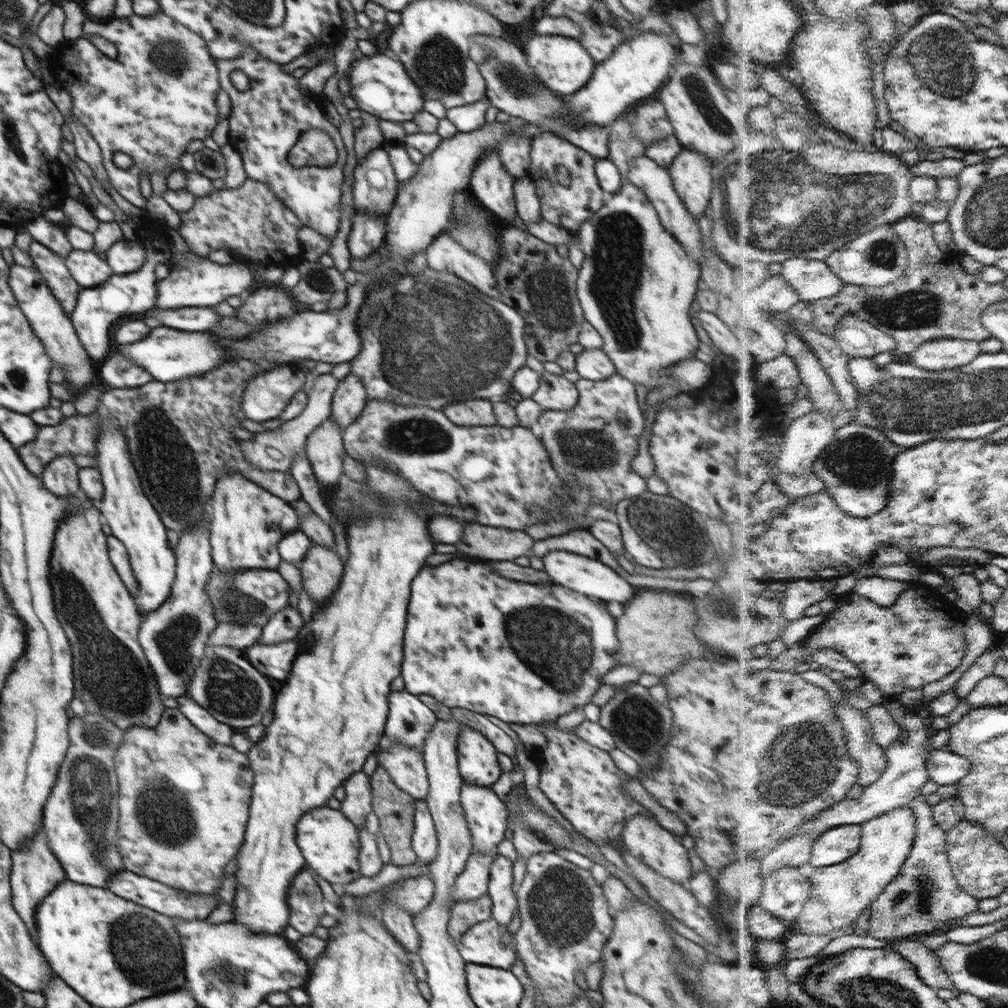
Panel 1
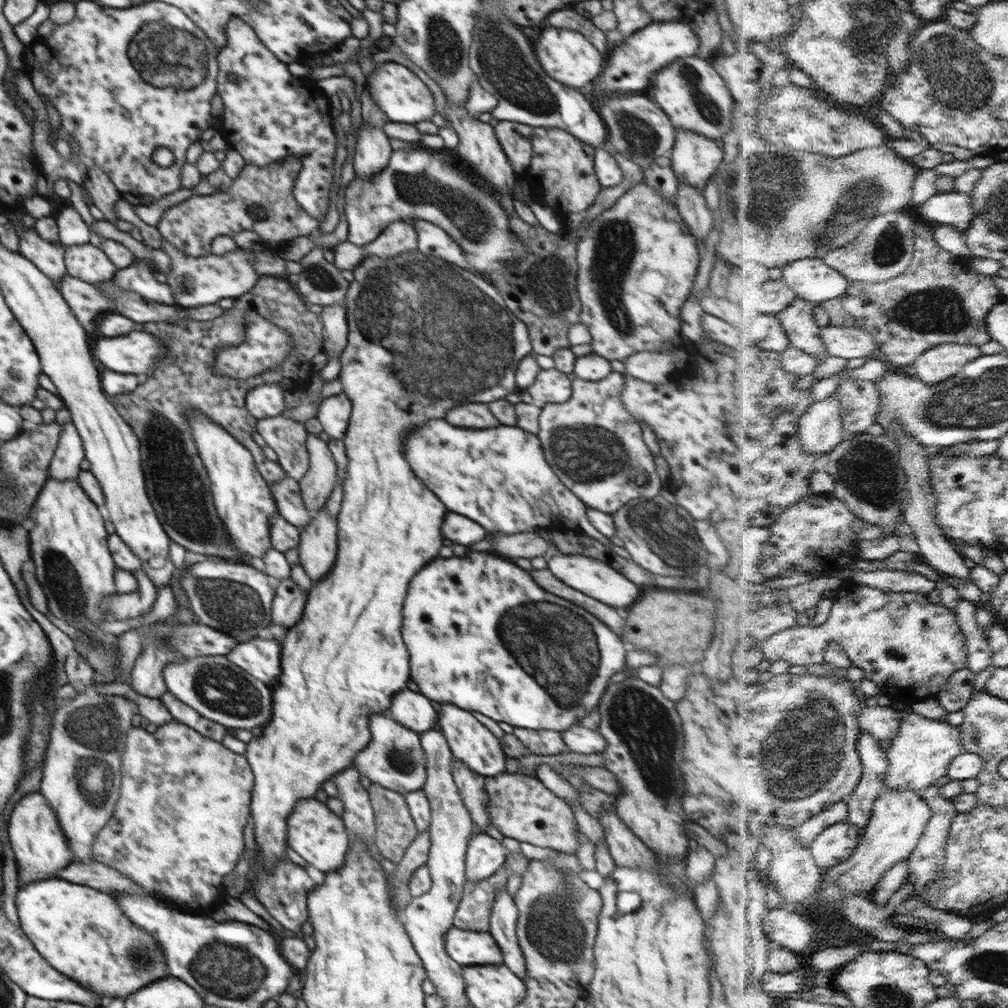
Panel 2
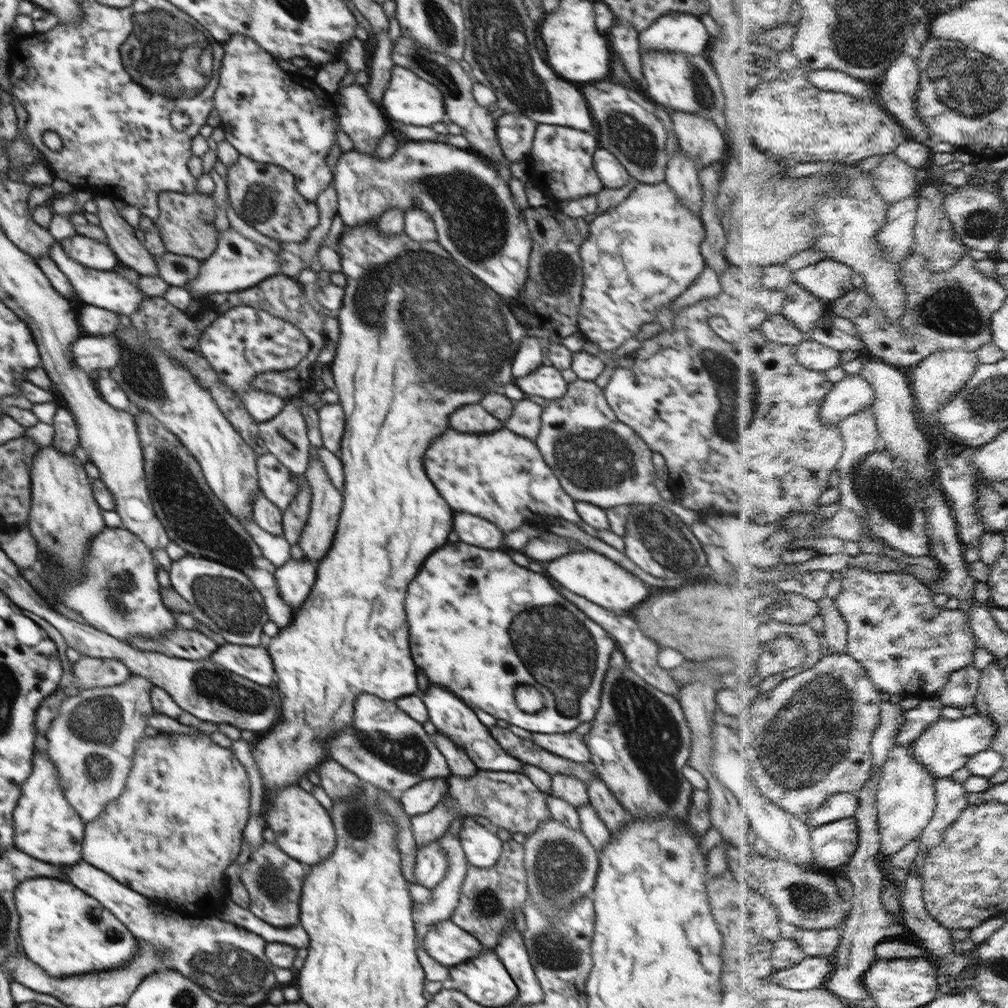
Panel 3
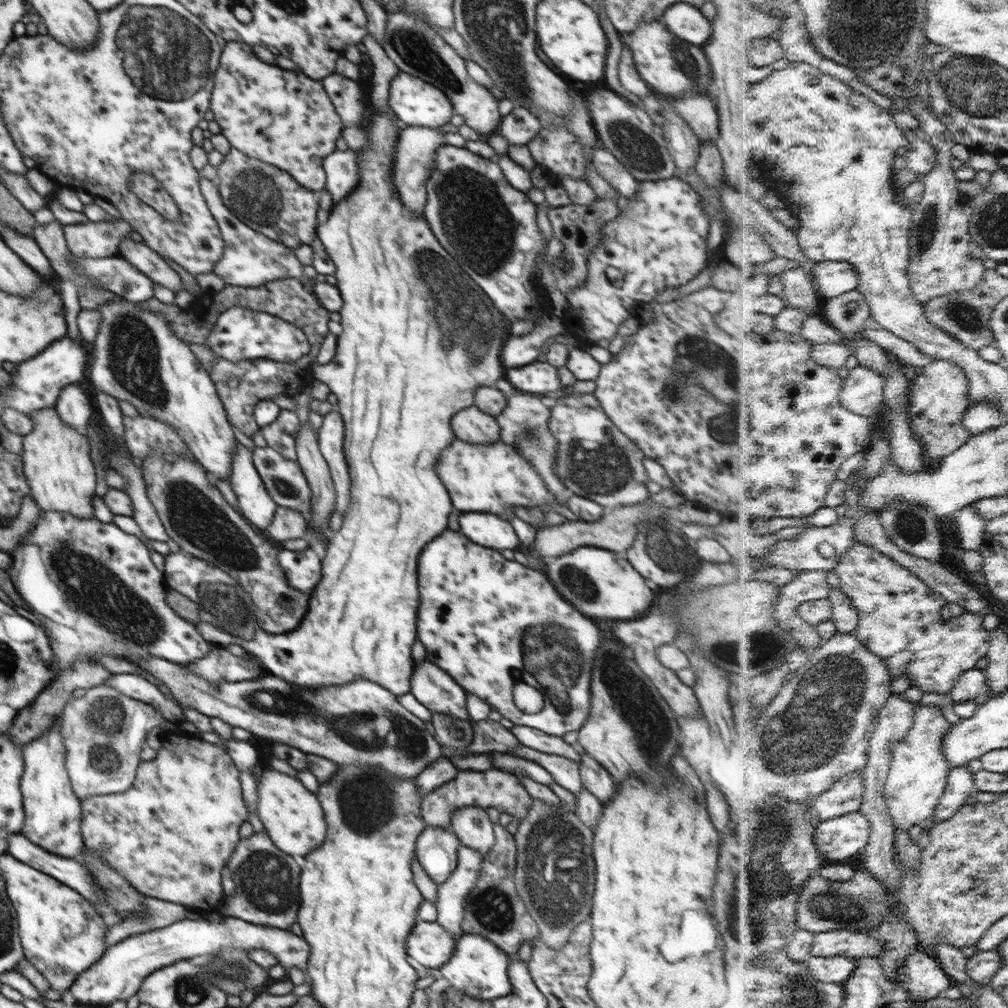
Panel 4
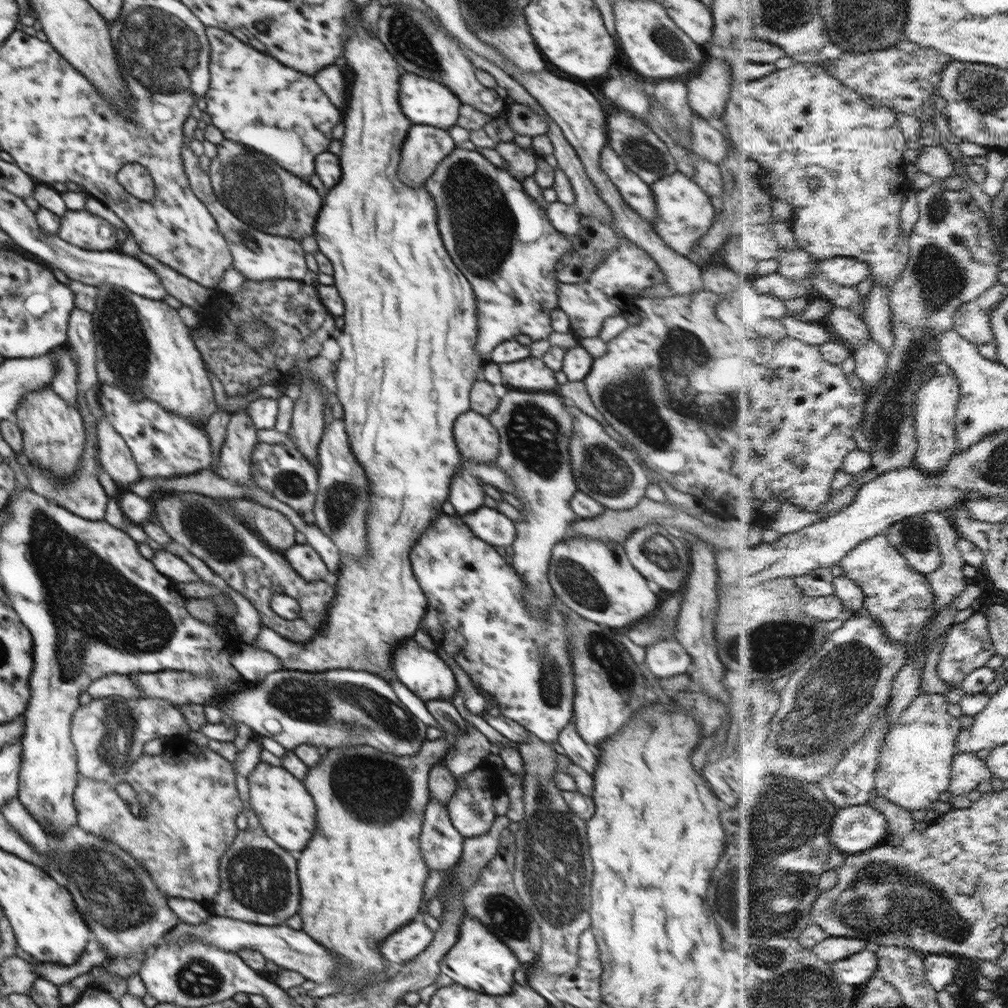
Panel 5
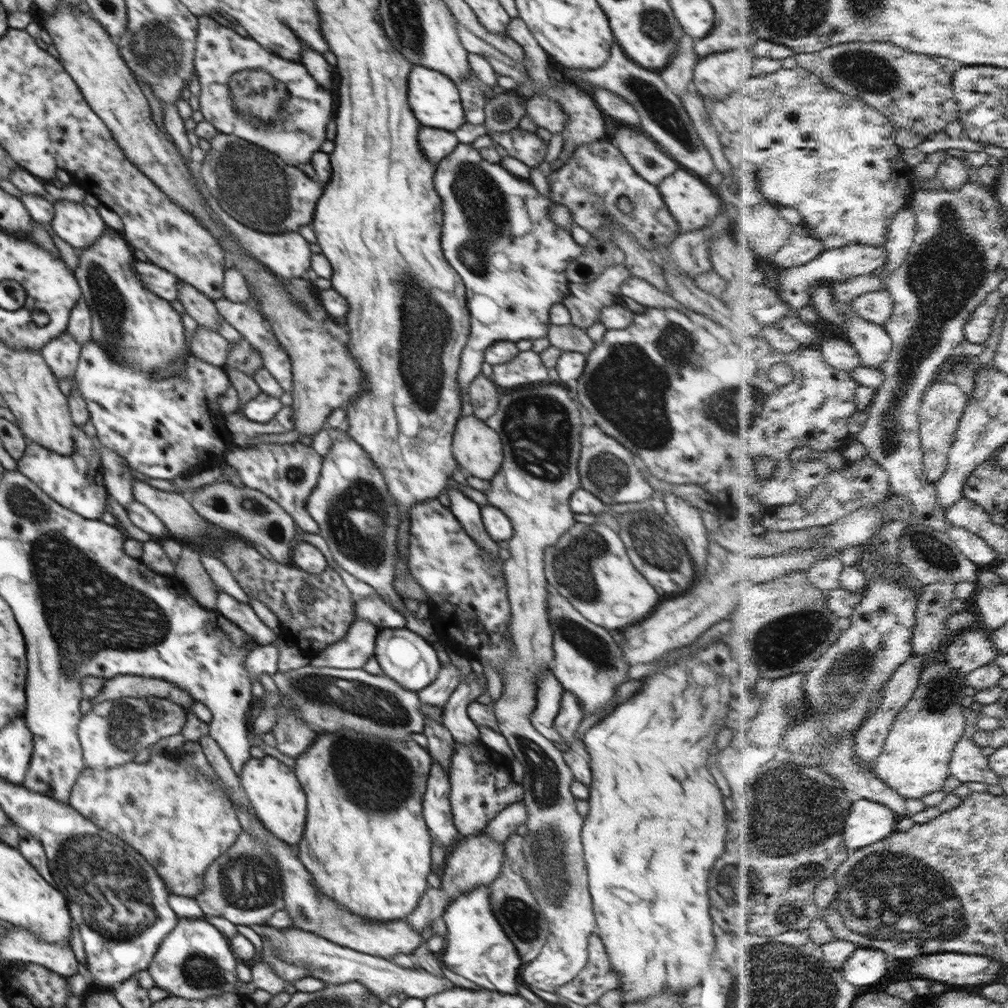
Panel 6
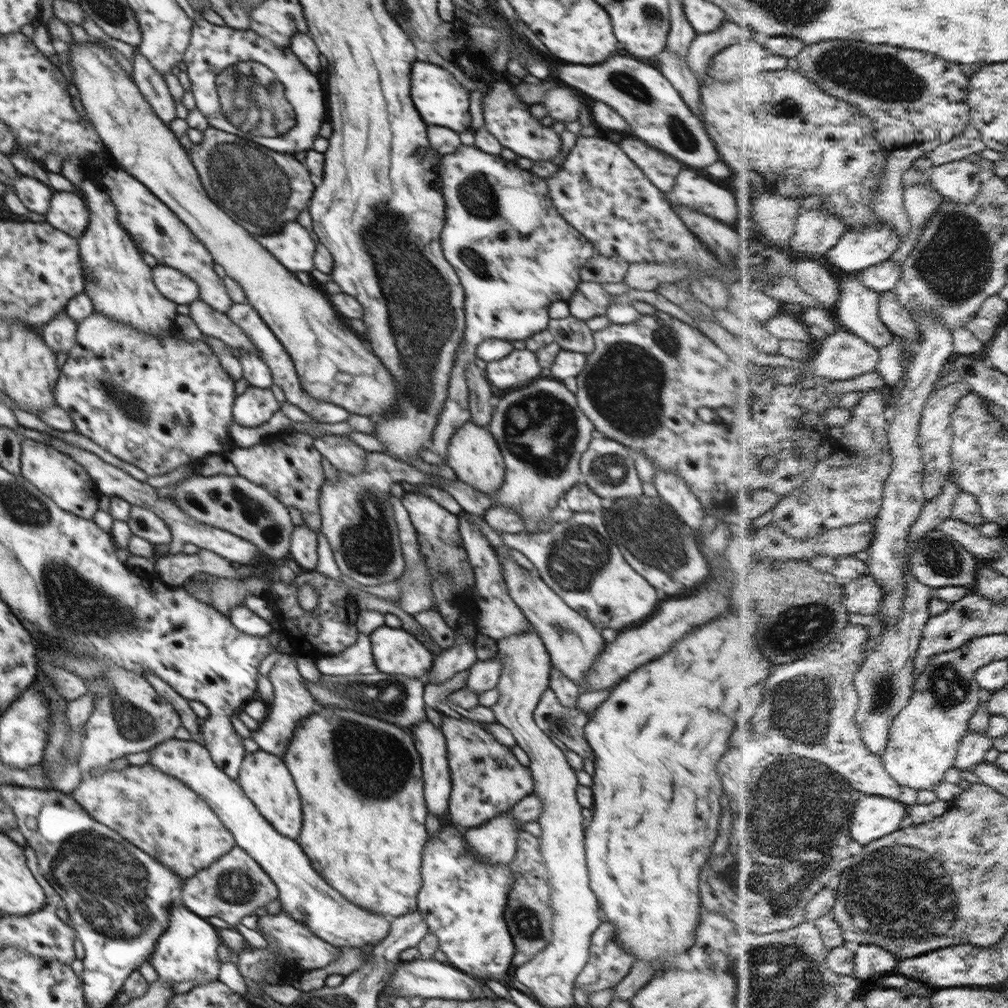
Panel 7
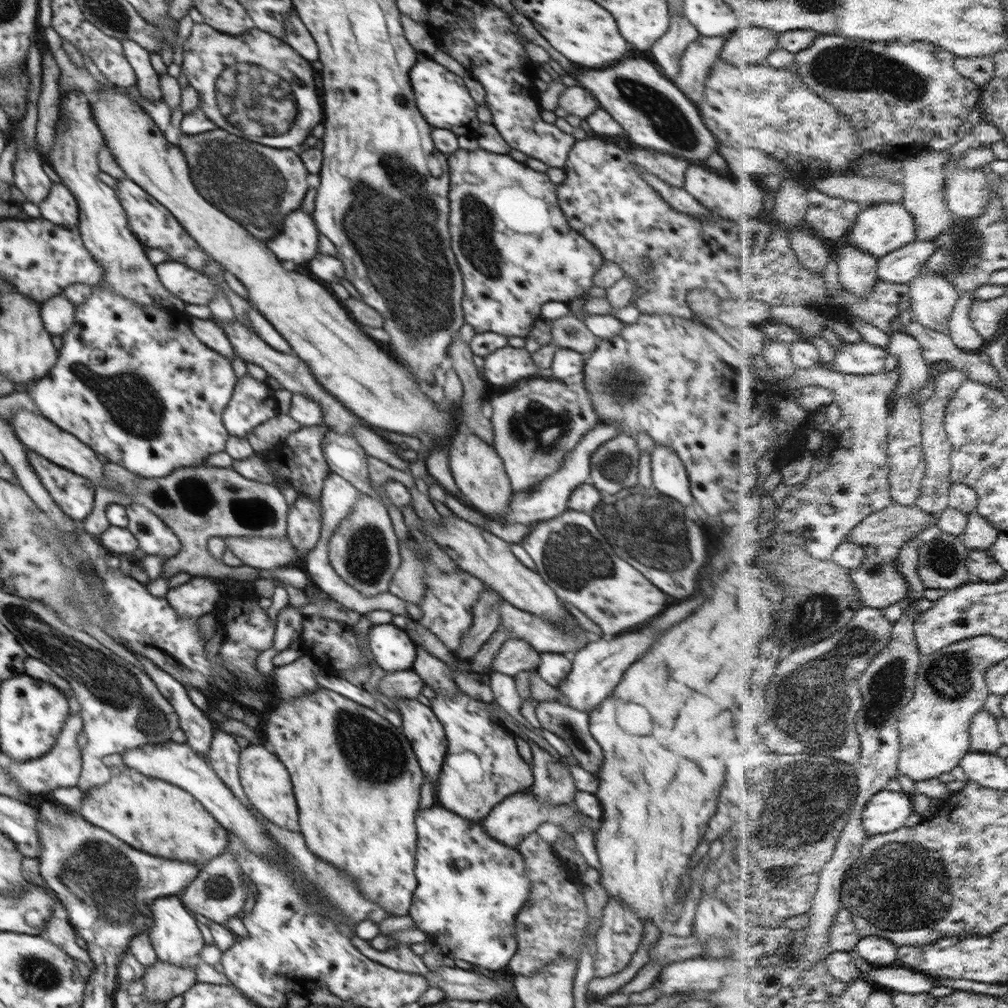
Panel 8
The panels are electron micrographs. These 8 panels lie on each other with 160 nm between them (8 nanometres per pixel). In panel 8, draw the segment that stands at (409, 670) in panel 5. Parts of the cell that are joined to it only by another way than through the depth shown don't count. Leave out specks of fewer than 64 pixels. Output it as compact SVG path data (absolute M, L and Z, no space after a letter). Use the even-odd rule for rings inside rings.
M391 622L371 625L368 644L376 664L383 671L397 672L411 670L416 661L416 645L408 633Z

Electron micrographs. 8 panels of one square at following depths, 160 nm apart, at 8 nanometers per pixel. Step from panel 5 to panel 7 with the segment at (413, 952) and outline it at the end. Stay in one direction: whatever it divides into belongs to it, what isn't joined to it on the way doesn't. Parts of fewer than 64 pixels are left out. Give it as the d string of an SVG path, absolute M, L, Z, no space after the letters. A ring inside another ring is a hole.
M171 738L150 750L148 764L154 765L168 776L174 776L174 779L180 780L190 790L194 790L210 805L233 834L235 843L250 854L266 874L269 874L277 886L281 908L294 921L306 925L316 936L339 948L341 946L363 948L367 945L374 947L388 936L392 919L352 904L332 888L314 870L298 841L282 836L282 833L279 833L261 812L258 812L237 782L218 768L204 744L196 740Z

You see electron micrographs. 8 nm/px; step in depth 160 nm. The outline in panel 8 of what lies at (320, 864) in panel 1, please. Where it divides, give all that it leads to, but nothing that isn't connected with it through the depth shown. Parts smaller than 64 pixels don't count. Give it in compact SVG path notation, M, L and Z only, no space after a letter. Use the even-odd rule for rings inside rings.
M250 744L241 749L238 772L247 799L266 820L280 828L301 832L298 805L288 769L276 753L266 750L265 746Z

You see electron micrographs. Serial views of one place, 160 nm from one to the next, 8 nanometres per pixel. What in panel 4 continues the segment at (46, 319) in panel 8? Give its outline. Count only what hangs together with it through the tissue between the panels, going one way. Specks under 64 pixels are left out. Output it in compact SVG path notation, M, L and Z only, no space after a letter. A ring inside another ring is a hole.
M69 384L58 395L55 411L68 426L86 434L89 421L95 416L95 407L80 387Z

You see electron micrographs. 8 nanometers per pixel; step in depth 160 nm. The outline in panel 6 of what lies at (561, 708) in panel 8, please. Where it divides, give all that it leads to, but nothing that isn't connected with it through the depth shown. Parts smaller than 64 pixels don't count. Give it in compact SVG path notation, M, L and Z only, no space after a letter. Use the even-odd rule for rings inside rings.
M548 669L538 676L536 687L538 687L535 692L536 708L530 714L530 723L548 740L564 743L565 740L555 727L555 719L561 710L560 700L564 692L562 684Z

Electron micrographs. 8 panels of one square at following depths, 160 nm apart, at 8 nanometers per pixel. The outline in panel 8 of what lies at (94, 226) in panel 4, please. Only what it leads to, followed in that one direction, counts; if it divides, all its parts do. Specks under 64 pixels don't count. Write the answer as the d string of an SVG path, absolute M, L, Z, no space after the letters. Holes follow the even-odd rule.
M52 183L48 197L40 205L41 217L60 227L78 229L78 204L62 183Z

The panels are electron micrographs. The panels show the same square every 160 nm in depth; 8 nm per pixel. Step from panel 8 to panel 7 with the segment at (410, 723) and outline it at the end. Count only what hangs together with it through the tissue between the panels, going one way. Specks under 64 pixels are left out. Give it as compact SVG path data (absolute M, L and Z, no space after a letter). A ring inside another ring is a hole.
M428 718L410 730L421 756L427 812L442 819L448 816L452 787L445 736L440 727L432 725Z

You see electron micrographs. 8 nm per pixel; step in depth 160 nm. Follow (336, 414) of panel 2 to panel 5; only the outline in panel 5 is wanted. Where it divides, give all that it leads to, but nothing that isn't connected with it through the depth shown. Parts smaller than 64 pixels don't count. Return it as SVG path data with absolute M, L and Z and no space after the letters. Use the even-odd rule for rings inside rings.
M334 419L330 424L325 425L322 438L320 439L319 448L319 479L318 492L316 493L316 502L314 507L315 524L320 530L332 539L332 542L339 548L340 554L348 553L356 558L365 557L367 553L366 540L366 521L365 514L369 505L369 480L365 470L350 449L347 432L343 419Z

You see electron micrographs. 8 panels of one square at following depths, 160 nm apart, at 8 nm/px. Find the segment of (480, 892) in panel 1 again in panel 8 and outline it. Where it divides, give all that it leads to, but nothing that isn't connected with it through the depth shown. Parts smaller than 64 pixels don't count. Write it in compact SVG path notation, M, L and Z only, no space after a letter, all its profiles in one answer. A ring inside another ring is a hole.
M462 692L454 696L436 693L436 697L430 700L430 708L436 719L442 724L447 736L447 753L440 771L438 783L435 788L438 795L438 802L446 810L454 812L466 820L482 821L485 816L502 802L507 796L516 795L530 789L534 784L532 766L518 753L514 734L510 733L502 723L493 718L487 710L488 704L478 702L469 695Z

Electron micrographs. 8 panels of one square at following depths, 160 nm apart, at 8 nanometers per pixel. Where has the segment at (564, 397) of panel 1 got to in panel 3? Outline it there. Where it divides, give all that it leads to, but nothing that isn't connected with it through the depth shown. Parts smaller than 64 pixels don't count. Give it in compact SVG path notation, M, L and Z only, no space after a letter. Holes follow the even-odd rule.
M540 365L536 370L528 373L528 376L516 378L516 386L524 394L542 396L542 398L561 399L567 391L567 383L562 373L553 366Z

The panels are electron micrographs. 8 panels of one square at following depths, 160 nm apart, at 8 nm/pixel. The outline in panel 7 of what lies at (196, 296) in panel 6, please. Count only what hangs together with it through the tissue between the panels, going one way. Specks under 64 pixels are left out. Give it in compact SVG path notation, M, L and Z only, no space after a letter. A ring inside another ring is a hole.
M201 299L194 300L192 304L187 306L190 309L189 316L192 317L203 335L217 338L228 347L234 347L236 350L244 349L257 354L245 332L226 314L214 310Z

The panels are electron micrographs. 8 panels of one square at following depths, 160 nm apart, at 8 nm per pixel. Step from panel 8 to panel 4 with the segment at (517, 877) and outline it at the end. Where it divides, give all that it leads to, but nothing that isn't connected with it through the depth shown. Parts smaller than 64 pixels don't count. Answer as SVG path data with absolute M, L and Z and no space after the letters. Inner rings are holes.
M479 935L460 936L450 960L439 969L439 976L450 983L450 987L461 990L478 1000L499 999L512 992L507 973L510 964L508 953Z

